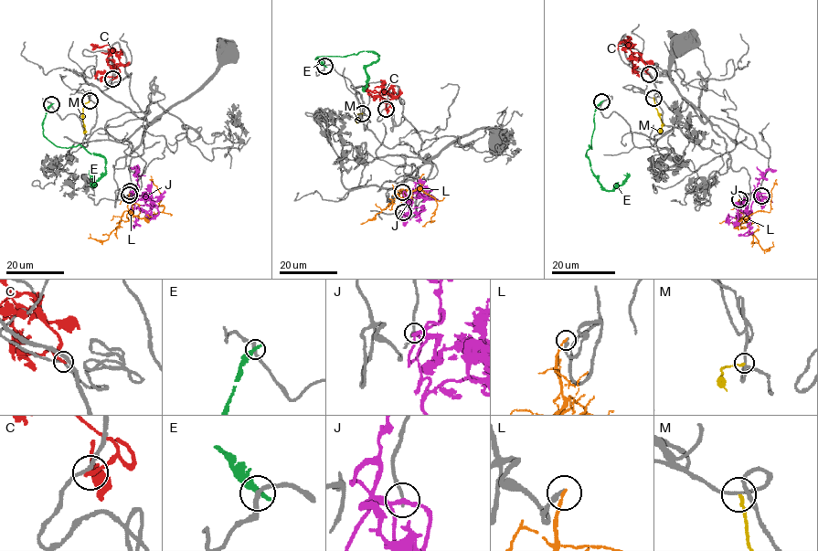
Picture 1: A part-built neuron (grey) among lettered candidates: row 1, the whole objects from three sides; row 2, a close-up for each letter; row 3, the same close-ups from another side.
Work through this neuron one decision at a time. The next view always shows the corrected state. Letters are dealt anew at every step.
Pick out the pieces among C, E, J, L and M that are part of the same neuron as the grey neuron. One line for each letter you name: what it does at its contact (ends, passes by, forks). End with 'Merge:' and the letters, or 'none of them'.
J: it forks
Merge: J

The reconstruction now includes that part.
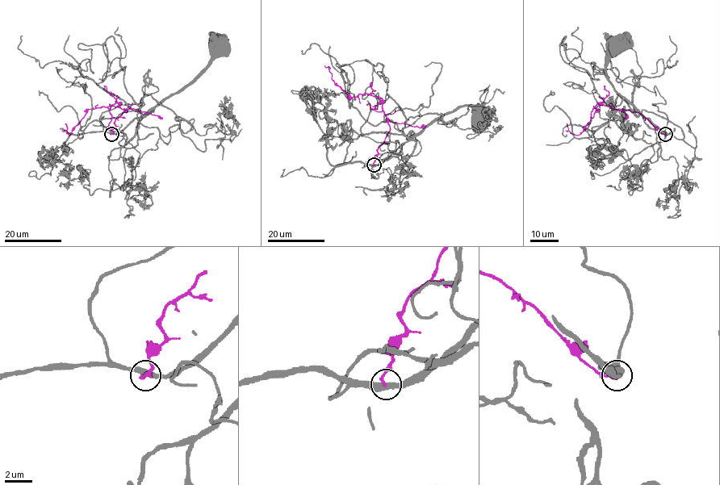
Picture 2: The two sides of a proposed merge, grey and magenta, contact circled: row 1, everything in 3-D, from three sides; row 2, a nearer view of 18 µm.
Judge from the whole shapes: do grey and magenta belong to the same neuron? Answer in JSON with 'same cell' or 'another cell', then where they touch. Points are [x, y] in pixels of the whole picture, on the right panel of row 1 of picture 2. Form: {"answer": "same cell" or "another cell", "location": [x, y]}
{"answer": "another cell", "location": [665, 134]}

